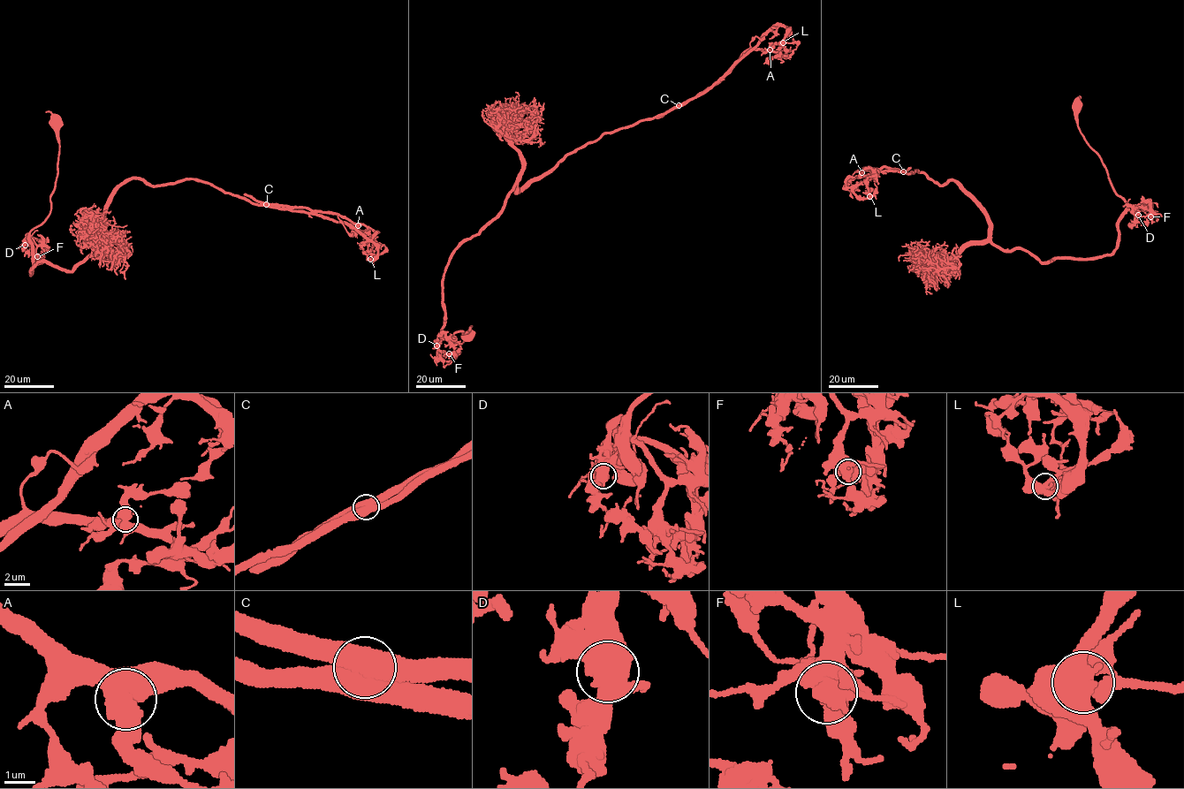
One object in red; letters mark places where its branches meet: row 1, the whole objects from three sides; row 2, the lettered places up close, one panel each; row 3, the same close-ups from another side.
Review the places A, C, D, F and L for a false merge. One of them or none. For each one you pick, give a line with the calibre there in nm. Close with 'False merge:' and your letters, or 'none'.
C: 650 nm thick
False merge: C

